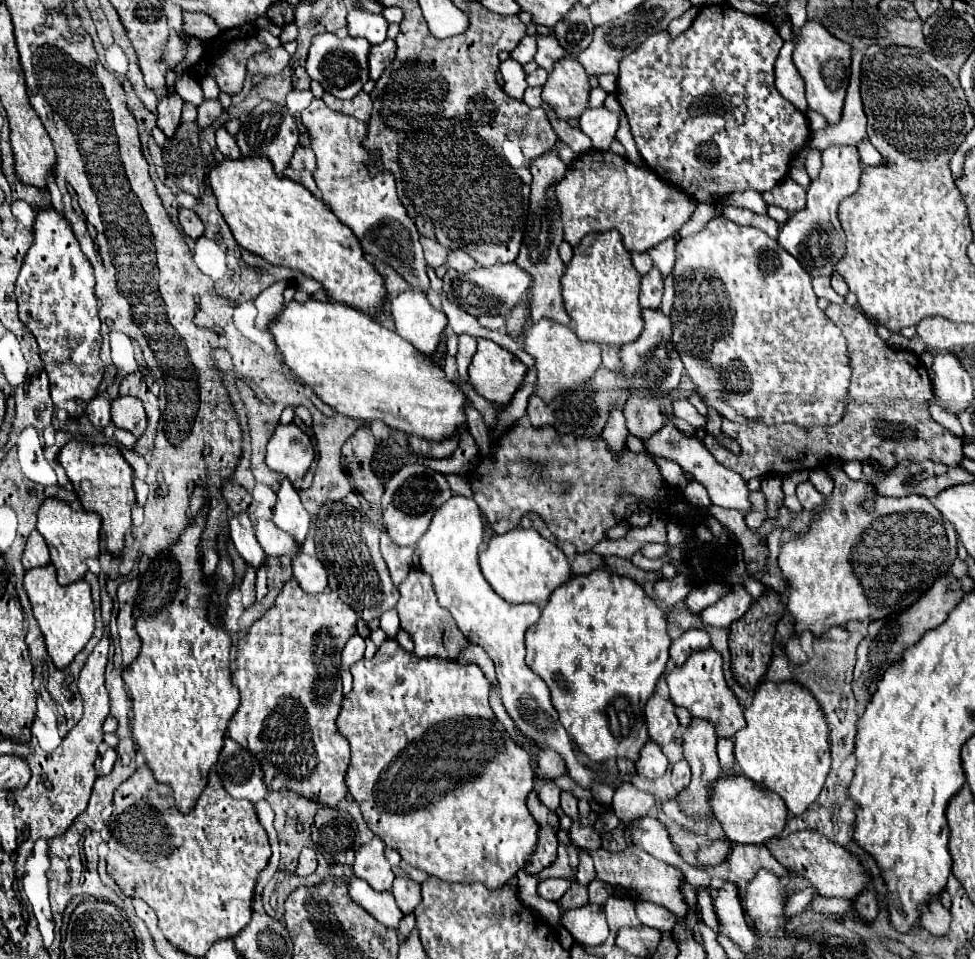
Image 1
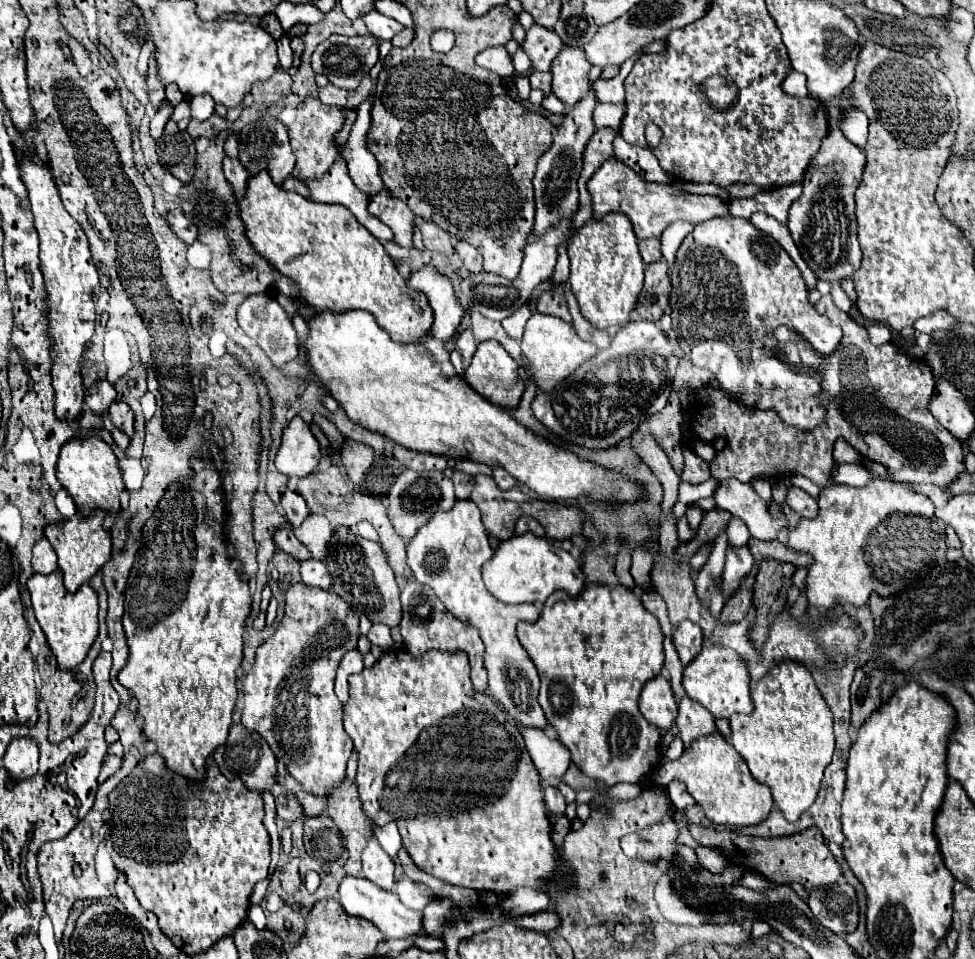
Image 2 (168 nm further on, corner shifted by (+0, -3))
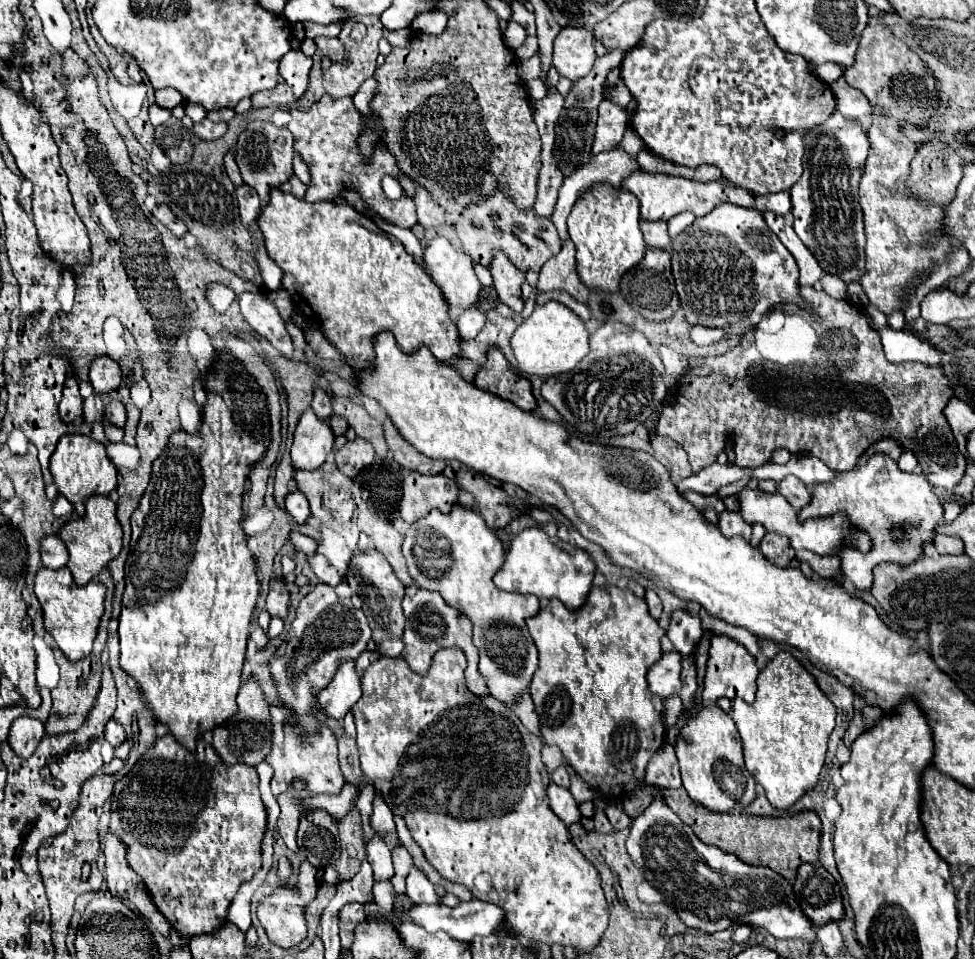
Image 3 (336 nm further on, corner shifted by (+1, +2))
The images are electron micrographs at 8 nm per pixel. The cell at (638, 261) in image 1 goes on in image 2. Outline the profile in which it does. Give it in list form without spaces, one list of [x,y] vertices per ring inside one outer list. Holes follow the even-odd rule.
[[[659,238],[639,240],[639,250],[641,250],[641,256],[643,256],[645,264],[661,260],[661,240]]]

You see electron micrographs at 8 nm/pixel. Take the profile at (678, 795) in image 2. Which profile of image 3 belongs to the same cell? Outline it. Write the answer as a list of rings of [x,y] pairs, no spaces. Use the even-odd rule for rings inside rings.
[[[666,743],[652,756],[652,761],[648,763],[648,769],[646,769],[646,781],[662,789],[682,787],[678,759],[672,744]]]

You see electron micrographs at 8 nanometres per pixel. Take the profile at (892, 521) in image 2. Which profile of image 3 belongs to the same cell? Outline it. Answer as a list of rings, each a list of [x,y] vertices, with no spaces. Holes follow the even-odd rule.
[[[872,455],[862,461],[856,469],[840,473],[830,483],[820,483],[812,487],[812,501],[798,513],[800,521],[808,517],[830,517],[836,513],[846,513],[854,529],[870,535],[872,549],[862,553],[850,545],[838,549],[842,561],[840,577],[834,577],[844,589],[868,591],[872,587],[872,569],[880,563],[896,563],[902,567],[912,565],[924,555],[924,545],[932,543],[936,527],[944,517],[944,509],[938,497],[932,493],[932,485],[922,475],[910,475],[898,469],[896,461],[886,455]]]

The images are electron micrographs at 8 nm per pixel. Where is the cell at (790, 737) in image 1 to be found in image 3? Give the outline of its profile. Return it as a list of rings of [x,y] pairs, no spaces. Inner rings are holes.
[[[788,651],[778,653],[758,675],[758,691],[756,701],[752,705],[744,701],[732,701],[732,719],[740,731],[744,743],[744,759],[748,773],[764,787],[768,801],[772,807],[786,811],[790,809],[806,791],[810,791],[818,783],[820,769],[824,765],[828,753],[828,737],[834,729],[836,709],[832,701],[818,687],[816,679],[802,667],[802,663],[792,657]]]

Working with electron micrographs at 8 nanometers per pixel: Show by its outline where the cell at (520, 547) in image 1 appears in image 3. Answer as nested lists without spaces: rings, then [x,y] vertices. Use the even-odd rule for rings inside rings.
[[[540,527],[524,529],[510,541],[504,563],[494,575],[494,585],[508,593],[532,593],[536,597],[558,597],[568,609],[578,609],[592,587],[594,563],[586,551],[574,549],[564,541],[550,539]]]

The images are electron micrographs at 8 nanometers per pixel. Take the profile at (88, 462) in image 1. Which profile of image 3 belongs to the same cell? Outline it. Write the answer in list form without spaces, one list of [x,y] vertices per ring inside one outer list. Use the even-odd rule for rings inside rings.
[[[64,435],[50,457],[50,473],[58,491],[74,505],[78,515],[84,515],[84,501],[90,495],[110,495],[118,485],[118,471],[110,461],[106,447],[88,435]]]

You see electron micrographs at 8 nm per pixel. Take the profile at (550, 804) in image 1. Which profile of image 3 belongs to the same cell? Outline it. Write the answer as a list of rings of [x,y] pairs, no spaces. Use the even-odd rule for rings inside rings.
[[[556,783],[548,785],[548,799],[550,799],[550,807],[552,811],[566,823],[578,823],[580,821],[580,811],[578,811],[578,803],[574,801],[572,793],[568,789],[560,789]]]

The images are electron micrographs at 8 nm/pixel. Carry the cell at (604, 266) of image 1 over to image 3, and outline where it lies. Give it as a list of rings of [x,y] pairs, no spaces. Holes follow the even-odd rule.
[[[598,185],[594,191],[588,191],[574,207],[568,217],[568,233],[576,247],[576,265],[578,277],[590,291],[602,293],[620,293],[620,281],[634,265],[638,265],[646,253],[646,245],[640,231],[640,211],[638,201],[624,189],[612,189],[610,185]]]

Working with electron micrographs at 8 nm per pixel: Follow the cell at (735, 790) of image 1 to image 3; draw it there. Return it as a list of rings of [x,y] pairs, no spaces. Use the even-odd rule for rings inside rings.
[[[718,707],[702,709],[700,717],[692,717],[692,721],[680,729],[680,735],[676,739],[676,757],[680,763],[684,789],[696,803],[704,805],[706,809],[714,813],[736,813],[756,799],[756,779],[744,767],[744,749],[742,749],[738,729],[732,717],[726,715],[722,709]]]

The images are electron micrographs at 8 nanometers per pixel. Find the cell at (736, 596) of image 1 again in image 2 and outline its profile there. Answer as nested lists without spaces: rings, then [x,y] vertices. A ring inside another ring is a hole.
[[[727,546],[727,560],[725,560],[725,570],[723,570],[723,578],[725,578],[725,594],[733,594],[733,590],[739,588],[743,576],[753,568],[755,560],[753,554],[749,550],[749,546]]]

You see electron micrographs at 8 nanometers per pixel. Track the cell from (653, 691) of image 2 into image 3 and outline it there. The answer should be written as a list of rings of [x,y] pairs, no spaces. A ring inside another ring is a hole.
[[[676,651],[664,653],[662,659],[648,671],[648,687],[652,695],[668,699],[680,691],[680,655]]]

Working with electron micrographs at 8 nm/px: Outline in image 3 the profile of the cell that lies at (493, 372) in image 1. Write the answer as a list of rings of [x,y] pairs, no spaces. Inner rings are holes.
[[[490,347],[486,351],[486,363],[474,377],[474,385],[494,393],[524,411],[536,409],[536,401],[532,397],[530,381],[524,381],[518,373],[514,373],[498,347]]]

